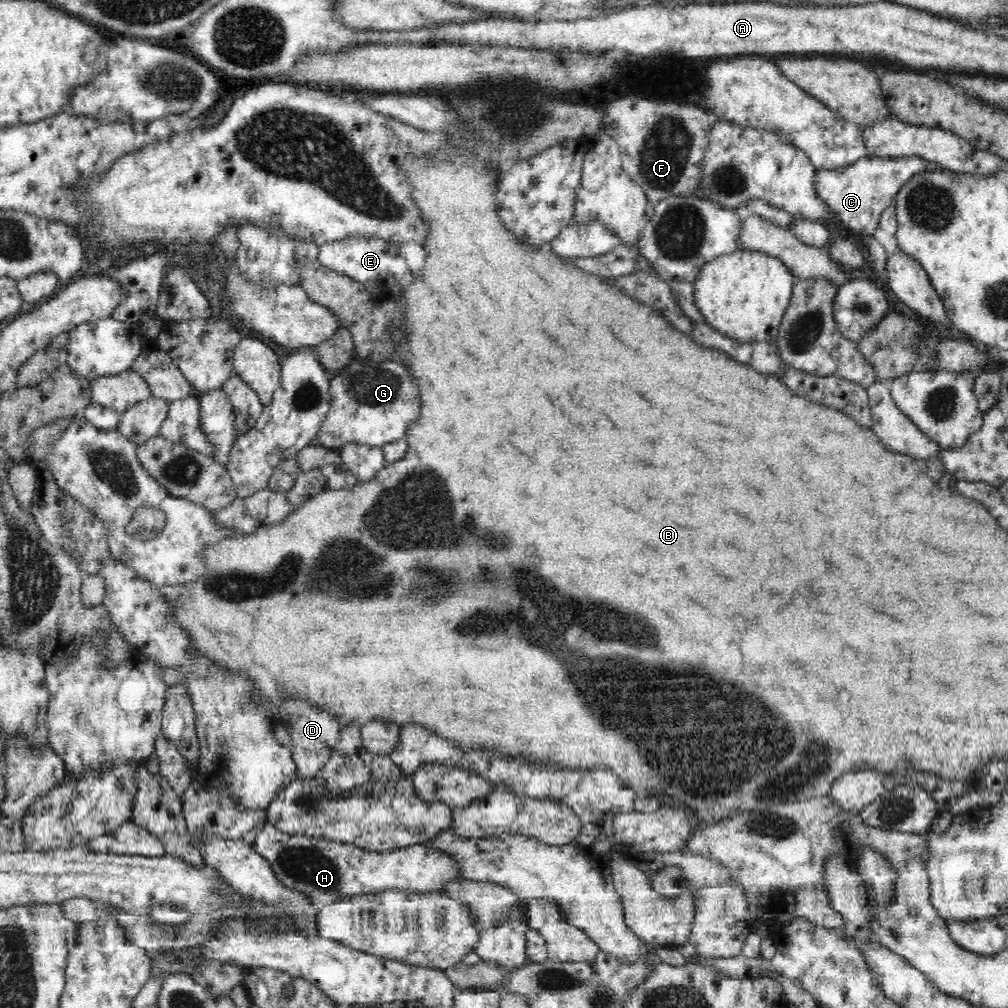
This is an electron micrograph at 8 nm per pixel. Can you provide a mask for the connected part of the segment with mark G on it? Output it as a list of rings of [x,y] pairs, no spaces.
[[[354,358],[342,370],[332,373],[329,387],[330,408],[320,427],[322,446],[340,450],[350,443],[382,447],[406,436],[407,426],[419,413],[414,380],[400,362]]]

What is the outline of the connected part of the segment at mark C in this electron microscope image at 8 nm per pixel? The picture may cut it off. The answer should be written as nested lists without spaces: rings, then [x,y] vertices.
[[[866,156],[853,165],[840,169],[815,169],[814,188],[835,221],[841,222],[856,233],[872,234],[880,224],[882,212],[895,203],[902,186],[917,172],[938,168],[937,163],[927,162],[923,158],[891,160]]]

